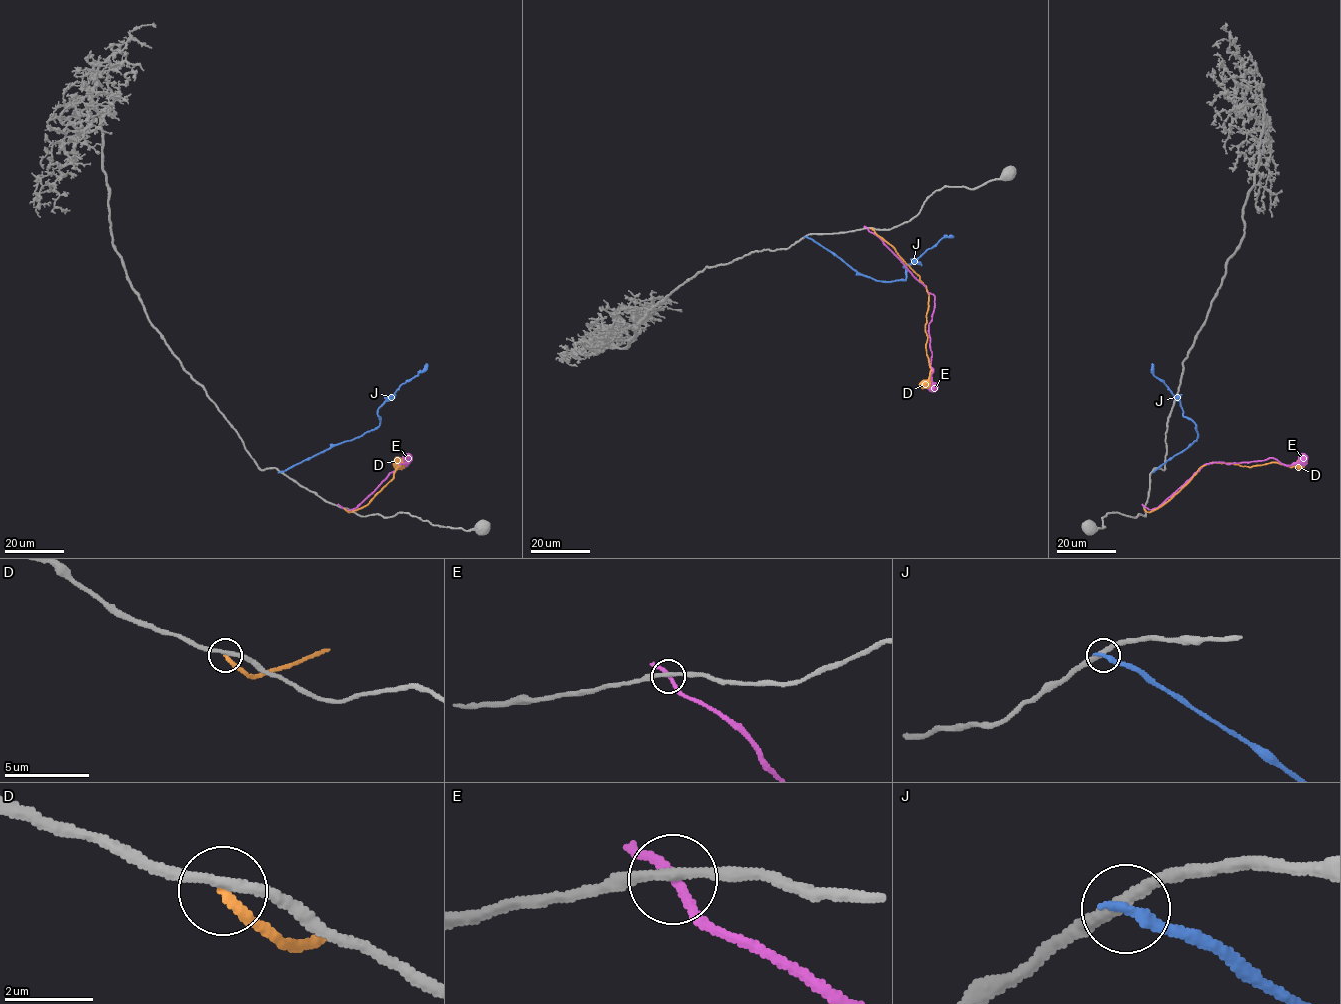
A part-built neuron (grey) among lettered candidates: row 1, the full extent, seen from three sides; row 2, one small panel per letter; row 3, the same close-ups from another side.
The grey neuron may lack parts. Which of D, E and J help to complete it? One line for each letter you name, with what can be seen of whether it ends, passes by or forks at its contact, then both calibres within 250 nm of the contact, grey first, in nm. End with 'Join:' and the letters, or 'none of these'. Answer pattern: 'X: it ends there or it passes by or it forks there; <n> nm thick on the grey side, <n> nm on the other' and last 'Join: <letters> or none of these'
Join: none of these

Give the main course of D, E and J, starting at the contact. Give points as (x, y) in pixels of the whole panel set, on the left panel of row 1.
D: (344, 508), (353, 511), (366, 505), (401, 463), (404, 467), (400, 460), (395, 462)
E: (341, 506), (345, 509), (356, 507), (401, 464), (408, 463), (403, 462), (406, 458), (407, 465), (407, 457)
J: (279, 472), (374, 430), (379, 425), (377, 409), (427, 363)

